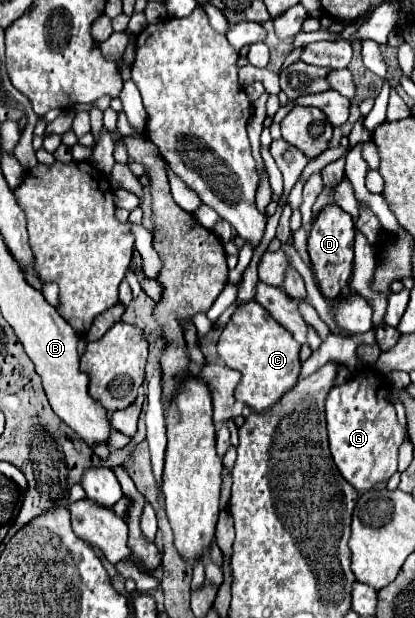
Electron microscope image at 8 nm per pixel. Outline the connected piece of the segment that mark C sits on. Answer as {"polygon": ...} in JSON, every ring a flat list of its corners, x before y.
{"polygon":[[257,301,239,303,217,341,217,353,221,361,229,369,241,373,241,381,235,387,235,399,249,405,257,413,271,409,271,405,277,403,281,395,297,383,301,369,299,347,301,345,291,337,291,333,287,333,287,329]]}

